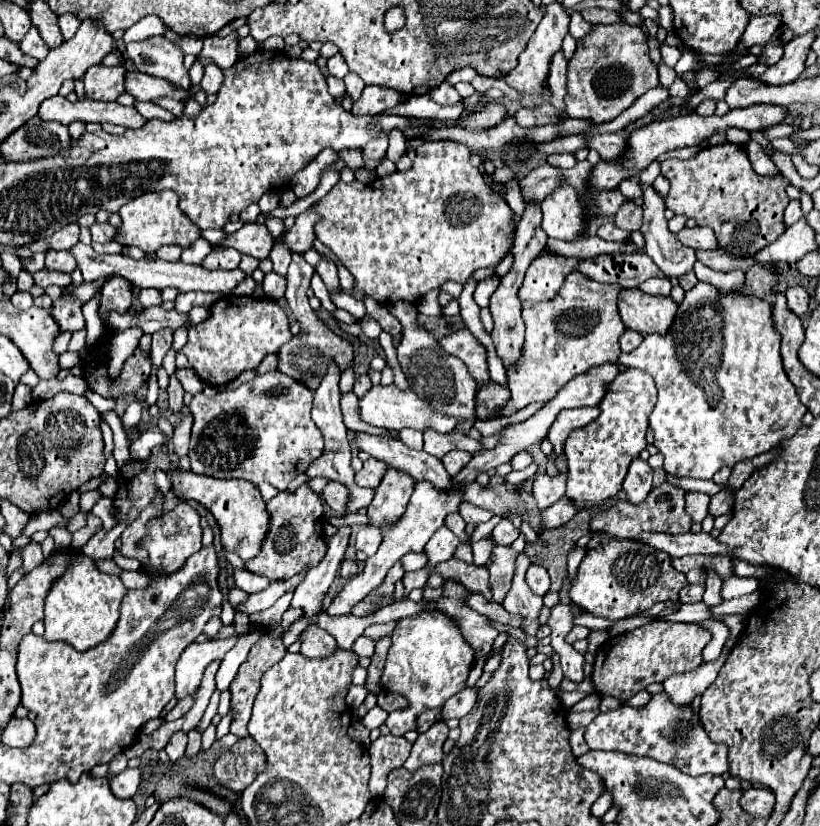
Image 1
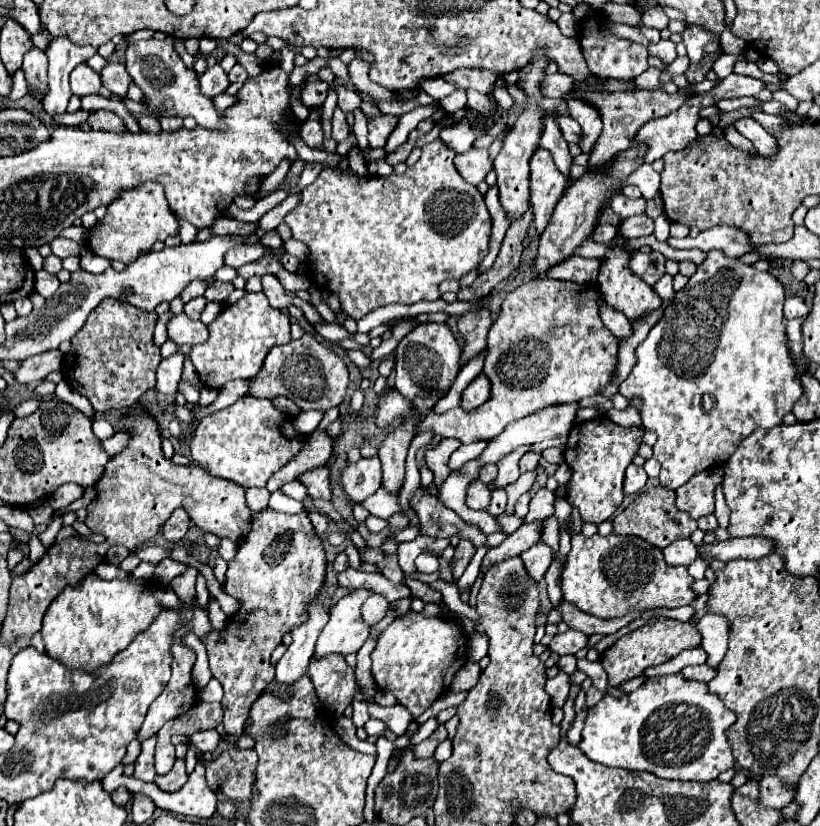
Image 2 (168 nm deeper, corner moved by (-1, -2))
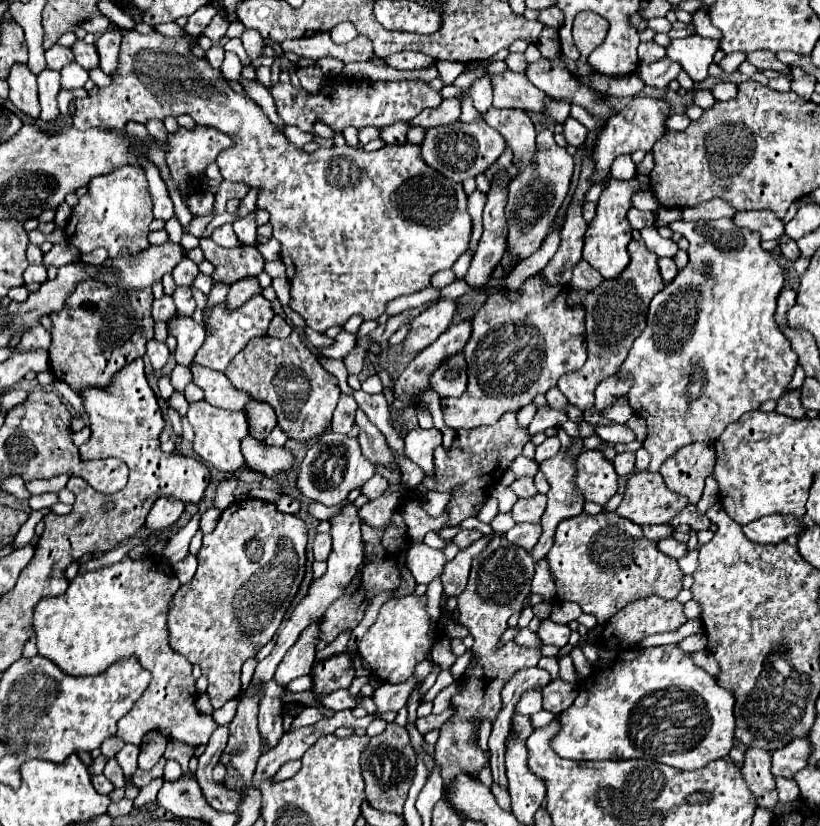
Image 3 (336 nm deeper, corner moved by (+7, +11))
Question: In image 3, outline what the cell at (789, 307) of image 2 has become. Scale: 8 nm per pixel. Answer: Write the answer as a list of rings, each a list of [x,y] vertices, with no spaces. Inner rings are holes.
[[[784,288],[778,296],[778,308],[776,308],[776,316],[778,320],[784,320],[786,318],[786,312],[794,306],[796,302],[796,292],[792,288]]]

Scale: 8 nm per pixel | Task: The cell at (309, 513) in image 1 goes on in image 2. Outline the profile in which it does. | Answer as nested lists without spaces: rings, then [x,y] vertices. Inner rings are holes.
[[[262,509],[252,515],[252,525],[248,535],[238,543],[236,557],[232,563],[228,563],[226,581],[222,585],[222,591],[232,595],[240,601],[240,609],[232,619],[226,621],[226,627],[222,631],[210,631],[202,637],[202,643],[206,645],[208,663],[212,677],[220,681],[224,689],[222,697],[222,709],[224,709],[224,729],[232,735],[242,733],[244,721],[248,719],[250,705],[260,697],[264,687],[274,677],[274,667],[270,665],[272,651],[282,643],[282,637],[302,625],[306,621],[306,605],[314,601],[318,595],[326,573],[326,555],[320,537],[316,535],[308,511],[302,511],[298,515],[286,515],[276,513],[272,509]]]

